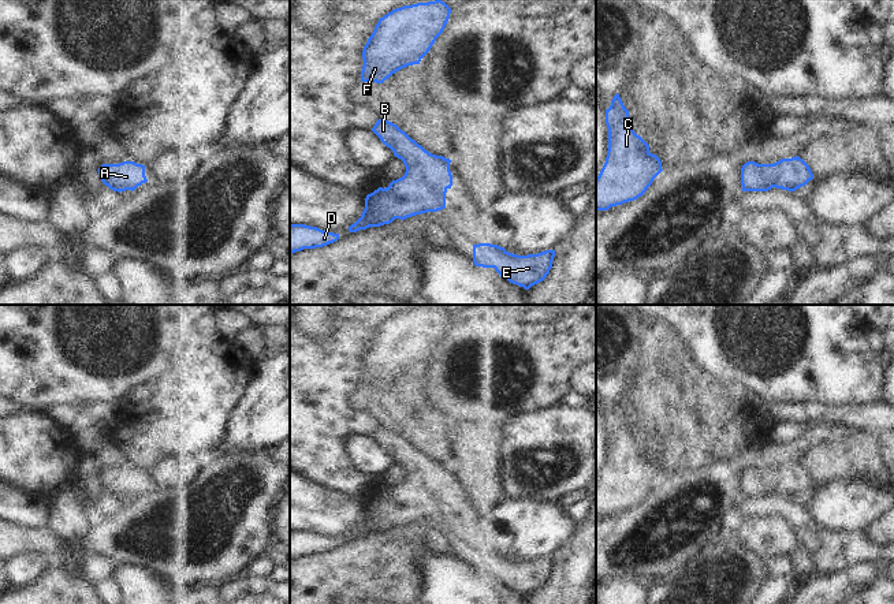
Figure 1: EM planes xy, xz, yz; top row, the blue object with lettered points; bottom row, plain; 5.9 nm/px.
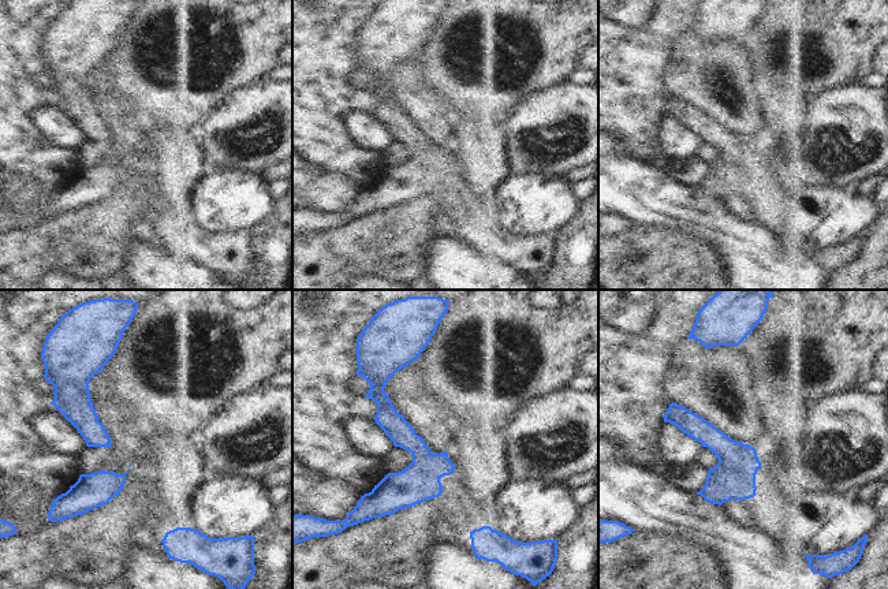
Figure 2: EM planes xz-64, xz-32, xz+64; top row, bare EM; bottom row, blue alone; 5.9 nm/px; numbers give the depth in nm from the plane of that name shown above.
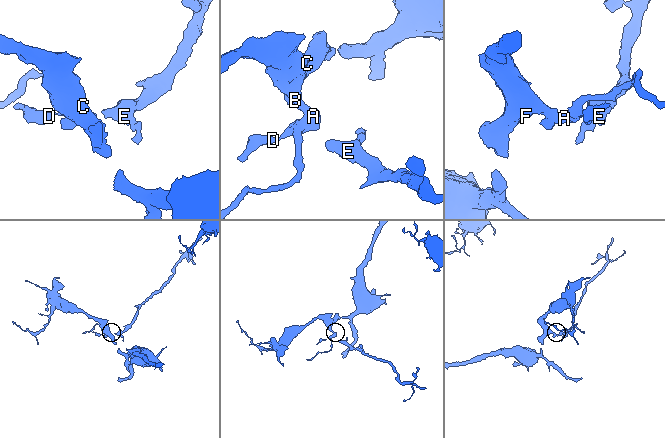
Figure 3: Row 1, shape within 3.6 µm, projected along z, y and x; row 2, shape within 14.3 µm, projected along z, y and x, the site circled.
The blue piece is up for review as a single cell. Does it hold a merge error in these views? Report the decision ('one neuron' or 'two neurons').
one neuron

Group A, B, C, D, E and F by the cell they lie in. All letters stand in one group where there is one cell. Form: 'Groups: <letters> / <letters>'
Groups: A B C D E F.

